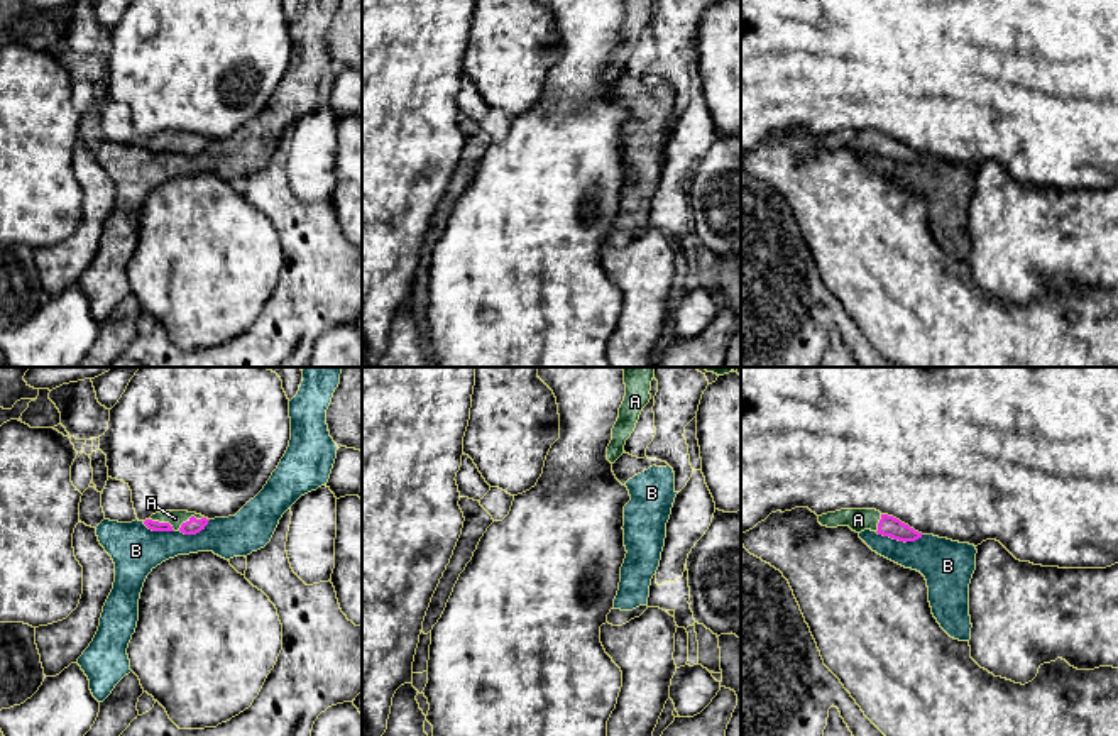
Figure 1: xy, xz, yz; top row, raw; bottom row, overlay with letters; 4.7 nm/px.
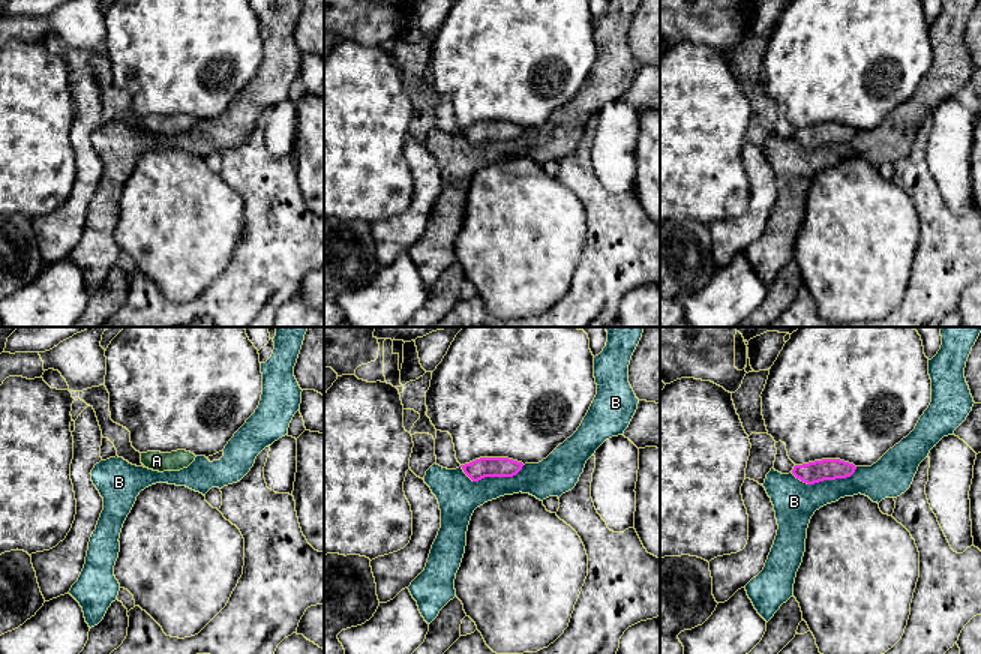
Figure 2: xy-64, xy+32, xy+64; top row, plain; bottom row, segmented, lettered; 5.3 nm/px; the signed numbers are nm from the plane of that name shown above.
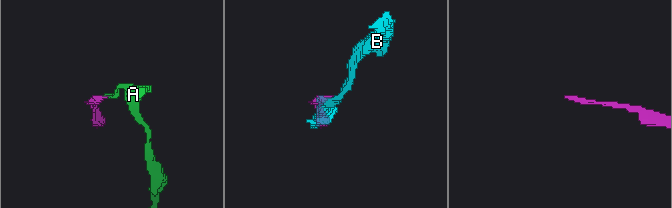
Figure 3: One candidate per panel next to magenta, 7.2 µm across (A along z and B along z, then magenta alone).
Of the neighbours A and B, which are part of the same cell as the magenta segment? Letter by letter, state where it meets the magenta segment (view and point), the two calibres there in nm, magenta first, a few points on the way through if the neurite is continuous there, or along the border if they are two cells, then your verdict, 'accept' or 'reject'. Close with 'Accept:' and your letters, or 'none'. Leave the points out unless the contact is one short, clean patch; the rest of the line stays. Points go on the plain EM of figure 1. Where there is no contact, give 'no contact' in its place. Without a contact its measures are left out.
A: meets magenta in xy at (191, 137); 70 nm thick on the magenta side, 80 nm on the other; runs through xy (191, 148), (191, 137), (175, 139); accept
B: meets magenta in yz at (898, 161); 100 nm thick on the magenta side, 240 nm on the other; reject
Accept: A

